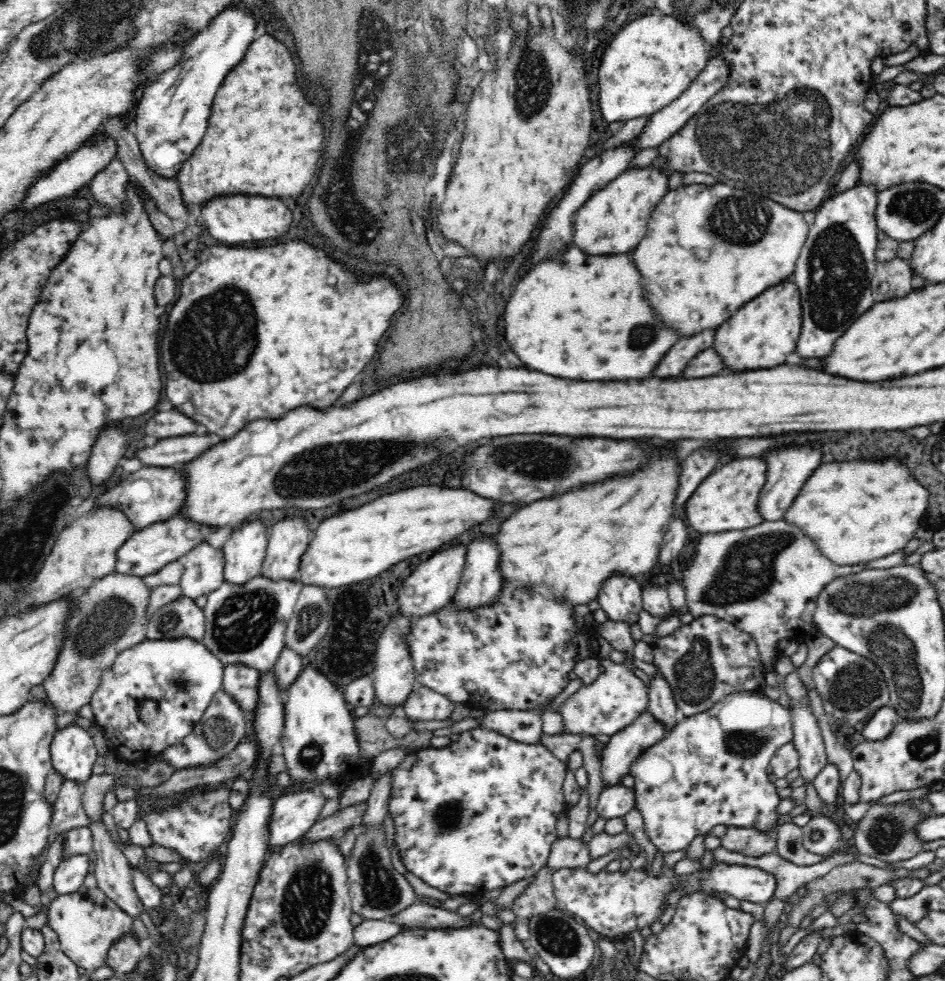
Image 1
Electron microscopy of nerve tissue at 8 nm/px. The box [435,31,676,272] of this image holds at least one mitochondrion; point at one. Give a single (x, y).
(533, 80)

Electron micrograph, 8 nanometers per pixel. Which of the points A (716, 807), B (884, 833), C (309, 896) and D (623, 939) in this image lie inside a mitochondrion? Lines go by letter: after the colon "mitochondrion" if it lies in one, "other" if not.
A: other
B: mitochondrion
C: mitochondrion
D: other

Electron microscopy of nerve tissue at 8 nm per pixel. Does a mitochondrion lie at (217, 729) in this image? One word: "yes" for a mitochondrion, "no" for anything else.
yes

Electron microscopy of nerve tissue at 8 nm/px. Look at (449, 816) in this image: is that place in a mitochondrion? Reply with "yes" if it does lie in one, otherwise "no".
yes

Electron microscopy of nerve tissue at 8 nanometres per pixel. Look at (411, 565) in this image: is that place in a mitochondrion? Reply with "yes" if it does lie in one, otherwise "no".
no

